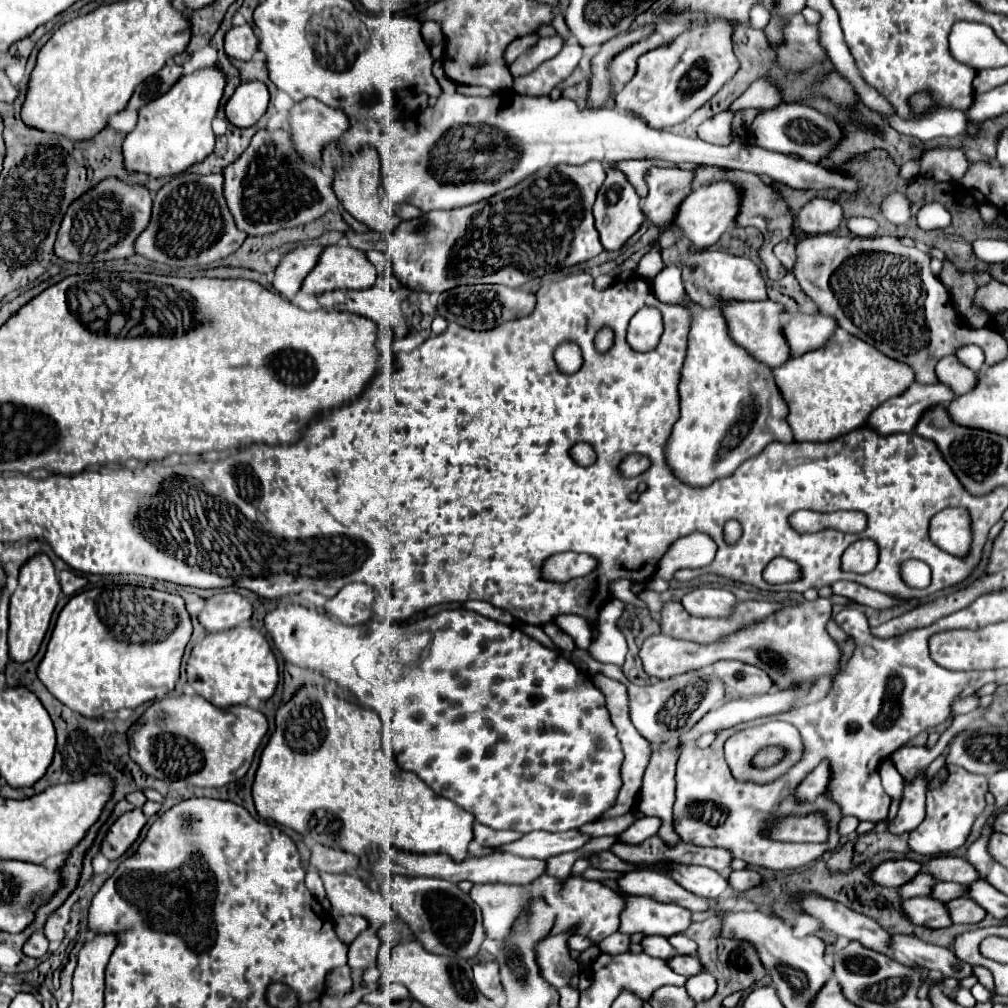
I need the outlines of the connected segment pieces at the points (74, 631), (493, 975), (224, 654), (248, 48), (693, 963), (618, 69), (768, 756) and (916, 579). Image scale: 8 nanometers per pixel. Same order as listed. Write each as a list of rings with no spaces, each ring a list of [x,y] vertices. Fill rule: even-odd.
[[[107,586],[75,594],[61,610],[47,652],[37,668],[47,690],[73,712],[85,718],[101,718],[105,712],[137,708],[175,690],[185,646],[193,634],[193,622],[185,600],[177,594],[141,586]]]
[[[487,962],[487,964],[475,964],[473,966],[475,972],[475,984],[479,986],[479,992],[489,998],[495,1000],[501,996],[503,988],[497,976],[497,962]]]
[[[237,626],[231,628],[229,632],[207,634],[203,642],[193,646],[187,662],[187,678],[199,696],[209,700],[217,708],[229,708],[229,706],[247,704],[251,698],[257,698],[261,702],[269,700],[279,686],[279,664],[271,652],[269,642],[259,630],[255,630],[253,626]]]
[[[249,24],[235,26],[225,36],[225,52],[237,60],[251,60],[259,52],[259,42]]]
[[[675,954],[667,962],[669,962],[669,968],[673,972],[683,974],[687,978],[697,974],[697,972],[701,972],[701,964],[697,964],[697,958],[693,958],[693,956],[679,956],[679,954]]]
[[[653,32],[653,36],[647,36],[631,46],[627,46],[623,52],[619,52],[611,62],[609,62],[609,70],[613,74],[613,80],[623,86],[627,84],[633,74],[635,74],[635,62],[641,54],[653,50],[653,48],[659,48],[661,44],[667,44],[667,40],[659,34],[659,32]]]
[[[765,748],[753,758],[753,764],[755,766],[769,766],[769,764],[775,764],[779,758],[781,758],[781,750],[779,748]]]
[[[907,560],[907,562],[903,562],[899,566],[899,574],[901,574],[901,580],[909,588],[927,588],[929,582],[931,582],[931,570],[921,560]]]

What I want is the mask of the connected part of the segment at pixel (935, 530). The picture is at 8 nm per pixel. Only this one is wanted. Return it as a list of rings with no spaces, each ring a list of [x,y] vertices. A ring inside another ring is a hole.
[[[945,508],[931,518],[931,541],[941,550],[965,556],[969,552],[969,512],[965,508]]]

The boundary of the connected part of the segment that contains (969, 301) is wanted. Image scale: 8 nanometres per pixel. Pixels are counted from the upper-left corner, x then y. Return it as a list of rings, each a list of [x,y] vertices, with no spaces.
[[[945,260],[943,268],[939,272],[939,280],[949,290],[951,298],[957,306],[957,312],[967,320],[967,324],[971,328],[985,328],[987,322],[989,322],[989,316],[973,306],[973,294],[975,292],[971,290],[973,282],[977,282],[977,284],[987,282],[987,280],[983,280],[983,272],[975,272],[975,274],[959,272],[959,270],[955,270],[955,266],[951,266]]]

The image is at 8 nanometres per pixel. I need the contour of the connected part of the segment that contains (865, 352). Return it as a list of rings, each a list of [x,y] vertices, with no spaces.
[[[837,328],[833,336],[821,348],[801,354],[797,358],[789,358],[781,366],[771,368],[771,374],[789,408],[787,422],[797,442],[829,442],[829,440],[835,440],[837,436],[851,432],[865,424],[873,408],[905,392],[909,384],[913,384],[913,370],[909,366],[897,360],[889,360],[887,356],[881,356],[873,346],[865,344],[863,340],[857,340],[855,336],[849,336],[841,328]]]

